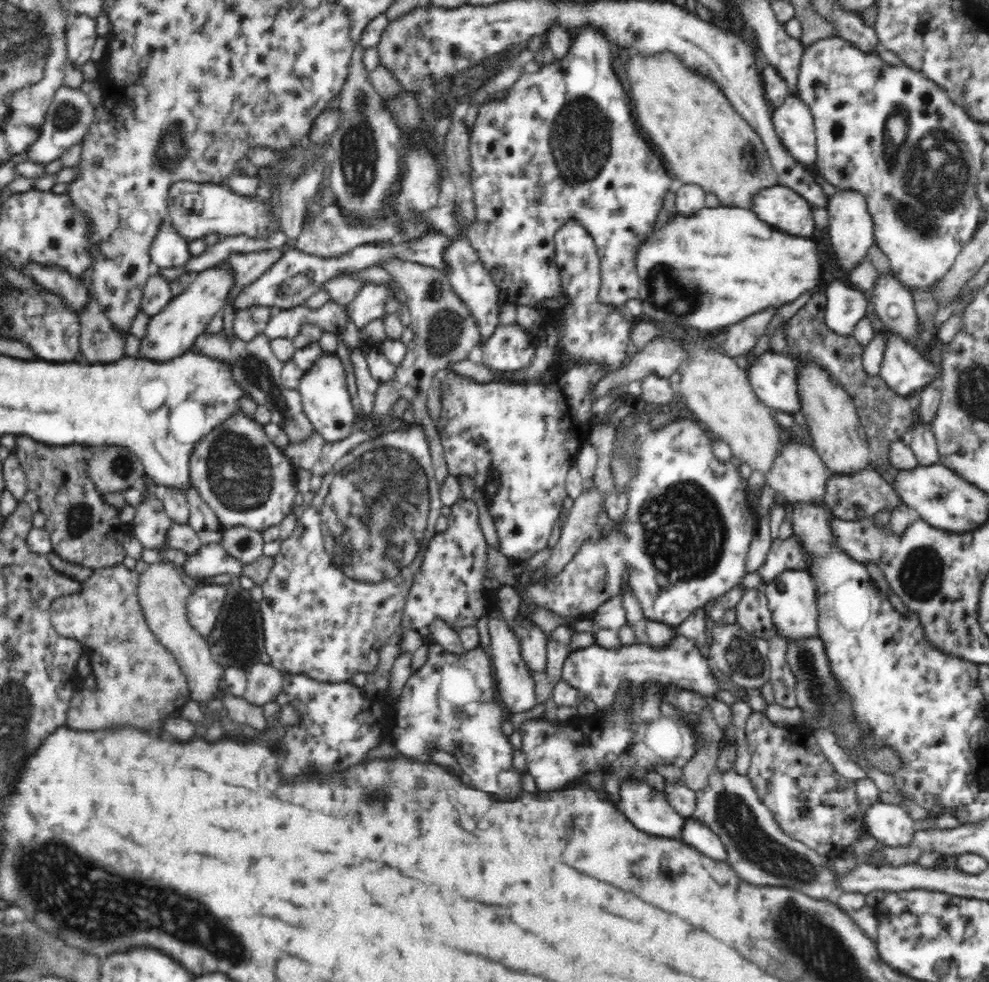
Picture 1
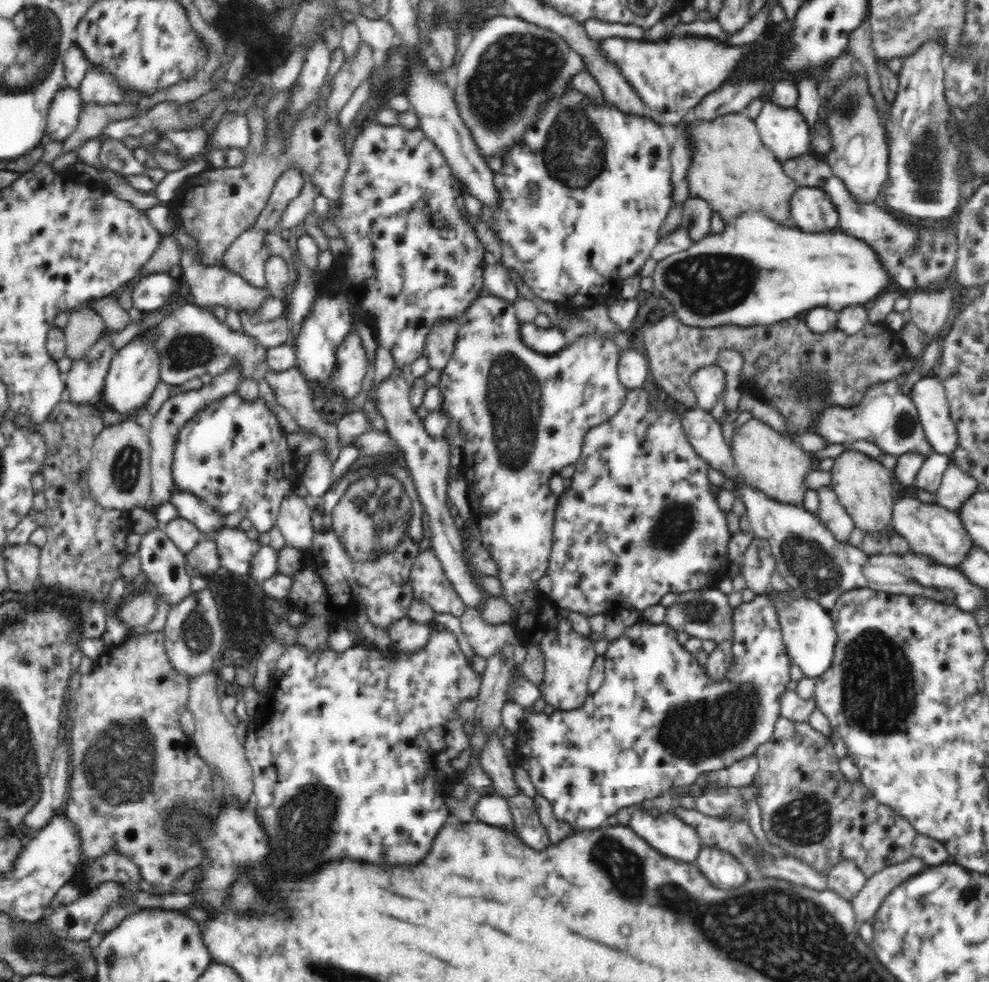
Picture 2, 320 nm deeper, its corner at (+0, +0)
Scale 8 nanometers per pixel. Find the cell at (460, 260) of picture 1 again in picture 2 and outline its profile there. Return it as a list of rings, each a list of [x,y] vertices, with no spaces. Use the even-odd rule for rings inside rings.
[[[490,293],[480,295],[480,298],[474,300],[472,306],[469,306],[469,308],[465,310],[463,316],[458,319],[459,330],[456,336],[454,352],[446,366],[441,370],[439,387],[443,394],[443,403],[440,411],[445,411],[451,416],[451,421],[448,422],[448,428],[445,430],[445,440],[447,440],[451,446],[460,446],[462,450],[460,471],[465,475],[466,482],[468,483],[467,495],[471,509],[470,513],[467,515],[472,516],[477,521],[480,541],[483,547],[488,550],[490,557],[493,558],[496,564],[497,574],[494,576],[500,581],[500,586],[502,588],[500,597],[504,599],[514,611],[514,616],[510,618],[508,624],[512,625],[512,627],[516,629],[516,632],[518,632],[520,637],[518,641],[526,646],[538,645],[540,651],[542,651],[542,655],[544,655],[544,676],[539,686],[540,697],[545,700],[546,704],[554,706],[556,711],[576,709],[582,706],[585,698],[590,693],[587,686],[597,656],[595,644],[588,638],[574,631],[572,623],[568,618],[570,611],[549,606],[543,608],[542,602],[537,602],[535,600],[536,594],[534,594],[534,590],[537,589],[537,582],[547,574],[546,571],[549,569],[549,558],[551,556],[555,525],[555,511],[559,504],[559,498],[550,491],[548,482],[550,482],[550,478],[554,475],[558,475],[558,472],[560,472],[564,466],[574,464],[580,458],[584,436],[586,436],[588,430],[606,422],[612,415],[615,415],[617,410],[620,410],[620,407],[624,404],[629,389],[626,388],[618,378],[621,349],[612,339],[602,337],[602,335],[596,333],[581,335],[573,343],[560,349],[553,355],[545,355],[536,352],[522,340],[520,332],[520,325],[522,322],[515,313],[514,304],[507,300],[502,300],[502,298],[497,298]]]

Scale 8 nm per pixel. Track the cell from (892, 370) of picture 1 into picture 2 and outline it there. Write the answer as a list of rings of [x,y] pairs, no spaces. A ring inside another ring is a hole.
[[[933,374],[924,376],[914,384],[911,397],[916,405],[925,437],[933,448],[932,452],[950,457],[959,443],[959,434],[957,434],[955,422],[950,416],[949,404],[942,383]]]

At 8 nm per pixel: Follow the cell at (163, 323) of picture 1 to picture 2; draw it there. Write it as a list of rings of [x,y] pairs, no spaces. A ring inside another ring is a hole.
[[[136,338],[130,344],[125,345],[115,351],[115,356],[112,357],[106,378],[104,378],[104,403],[108,403],[108,407],[112,407],[114,411],[127,415],[135,413],[143,402],[154,392],[156,384],[160,380],[160,357],[156,346],[152,346],[150,338]]]

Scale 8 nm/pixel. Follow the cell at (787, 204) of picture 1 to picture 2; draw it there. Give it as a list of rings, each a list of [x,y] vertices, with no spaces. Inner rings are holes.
[[[800,187],[789,200],[794,226],[809,233],[838,230],[839,214],[820,187]]]

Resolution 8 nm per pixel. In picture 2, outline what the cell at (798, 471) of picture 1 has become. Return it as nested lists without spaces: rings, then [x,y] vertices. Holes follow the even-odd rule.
[[[831,487],[819,488],[820,512],[818,517],[839,542],[847,542],[855,529],[854,521],[840,504]]]

